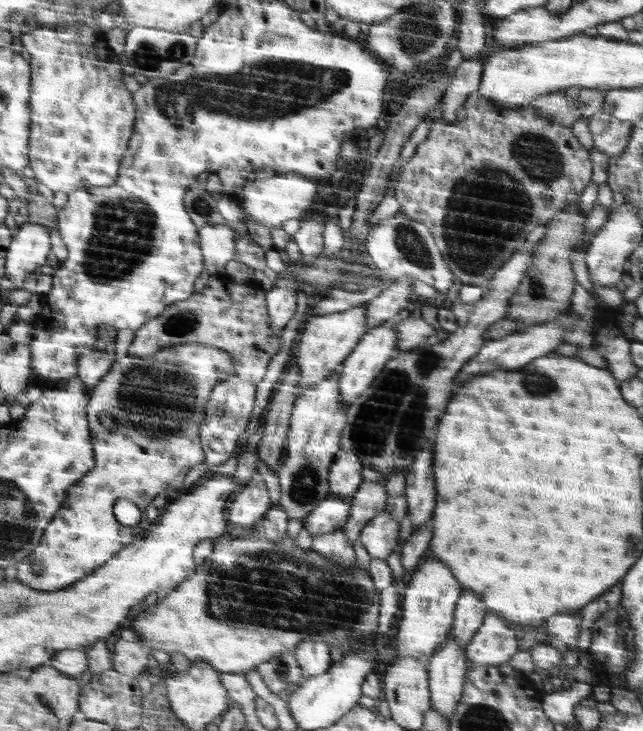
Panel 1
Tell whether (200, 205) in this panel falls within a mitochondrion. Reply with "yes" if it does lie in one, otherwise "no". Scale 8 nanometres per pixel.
yes

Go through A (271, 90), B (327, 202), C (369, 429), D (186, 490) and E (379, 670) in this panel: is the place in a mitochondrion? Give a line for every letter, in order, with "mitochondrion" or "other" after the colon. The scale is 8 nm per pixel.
A: mitochondrion
B: other
C: mitochondrion
D: other
E: other

